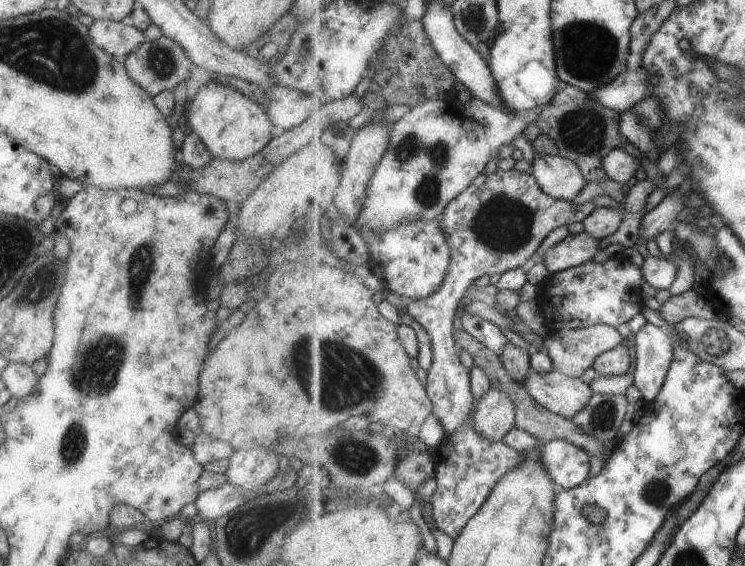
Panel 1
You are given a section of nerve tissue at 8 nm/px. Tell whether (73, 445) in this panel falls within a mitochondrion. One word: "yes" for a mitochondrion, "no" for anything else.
yes

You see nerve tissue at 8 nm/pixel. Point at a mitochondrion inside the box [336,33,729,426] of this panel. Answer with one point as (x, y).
(503, 225)

